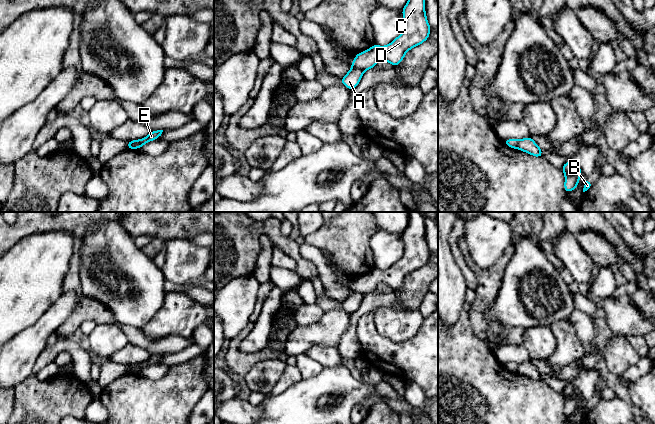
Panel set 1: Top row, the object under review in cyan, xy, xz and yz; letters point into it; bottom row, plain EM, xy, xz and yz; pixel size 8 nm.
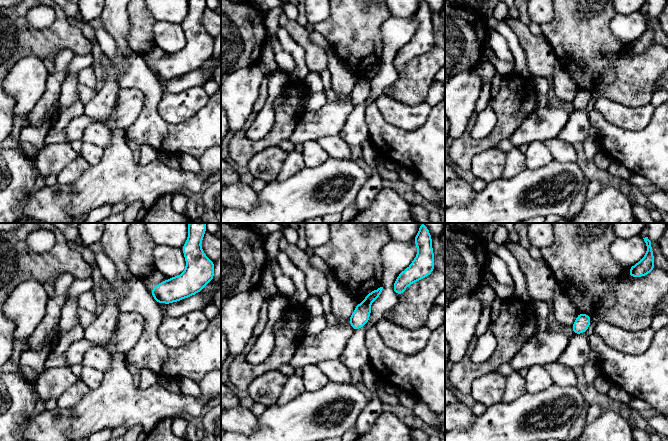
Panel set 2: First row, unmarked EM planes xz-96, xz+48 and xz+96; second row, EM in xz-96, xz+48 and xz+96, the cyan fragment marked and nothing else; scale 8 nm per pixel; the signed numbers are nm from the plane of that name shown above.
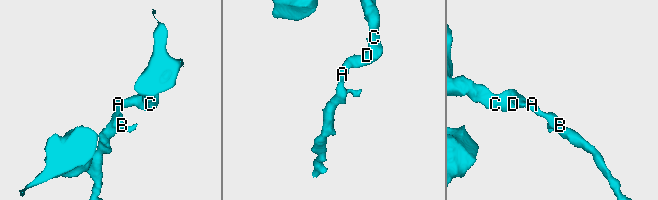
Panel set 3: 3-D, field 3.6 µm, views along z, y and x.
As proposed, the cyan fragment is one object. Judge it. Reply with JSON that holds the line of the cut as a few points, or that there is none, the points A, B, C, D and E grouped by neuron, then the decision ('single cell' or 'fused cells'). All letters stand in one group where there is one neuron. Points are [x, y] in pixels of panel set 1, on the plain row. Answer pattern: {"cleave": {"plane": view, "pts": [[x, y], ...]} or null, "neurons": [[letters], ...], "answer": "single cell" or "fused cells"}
{"cleave": {"plane": "xz", "pts": [[352, 290], [358, 291], [363, 295]]}, "neurons": [["A", "B"], ["C", "D", "E"]], "answer": "fused cells"}

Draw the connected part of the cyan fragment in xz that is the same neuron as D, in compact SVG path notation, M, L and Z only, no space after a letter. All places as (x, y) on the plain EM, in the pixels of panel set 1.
M409 212L409 223L402 233L404 253L390 268L371 272L355 279L351 290L367 295L376 290L379 284L385 284L392 290L400 288L405 278L412 272L425 266L431 251L425 237L425 218L421 212Z

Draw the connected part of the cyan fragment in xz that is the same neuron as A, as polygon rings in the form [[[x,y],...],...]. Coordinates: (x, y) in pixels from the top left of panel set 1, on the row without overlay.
[[[352,291],[340,306],[352,315],[360,307],[363,298],[363,294]]]

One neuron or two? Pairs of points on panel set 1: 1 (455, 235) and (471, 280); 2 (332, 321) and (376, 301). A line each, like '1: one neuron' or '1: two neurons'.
1: one neuron
2: two neurons

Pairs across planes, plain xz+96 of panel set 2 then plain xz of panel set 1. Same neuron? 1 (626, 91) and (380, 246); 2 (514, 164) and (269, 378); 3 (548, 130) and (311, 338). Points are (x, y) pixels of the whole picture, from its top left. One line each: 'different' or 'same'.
1: different
2: different
3: same

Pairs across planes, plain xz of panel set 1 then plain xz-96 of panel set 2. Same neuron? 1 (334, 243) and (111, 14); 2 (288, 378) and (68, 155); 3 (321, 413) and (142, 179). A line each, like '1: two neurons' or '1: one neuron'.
1: two neurons
2: two neurons
3: one neuron

